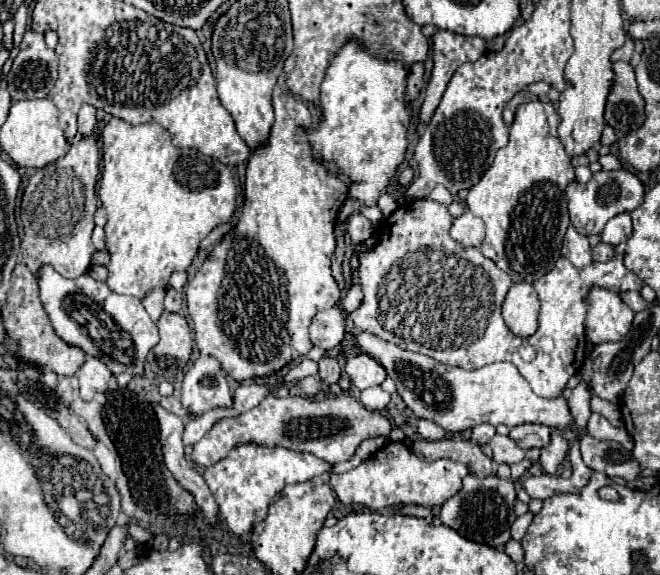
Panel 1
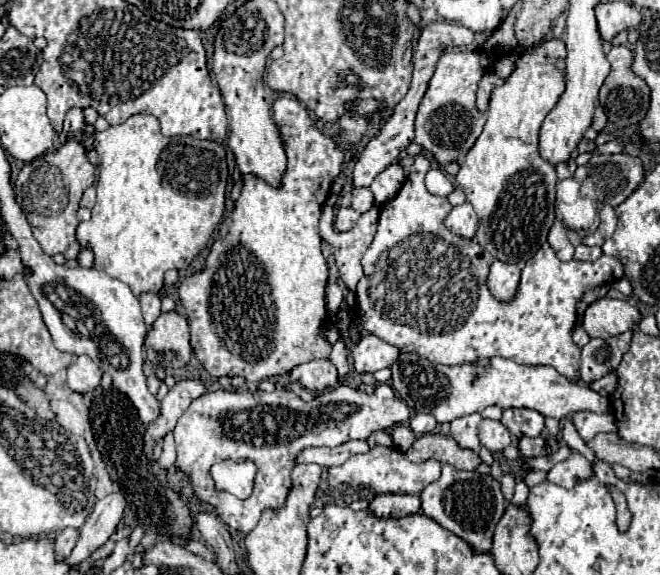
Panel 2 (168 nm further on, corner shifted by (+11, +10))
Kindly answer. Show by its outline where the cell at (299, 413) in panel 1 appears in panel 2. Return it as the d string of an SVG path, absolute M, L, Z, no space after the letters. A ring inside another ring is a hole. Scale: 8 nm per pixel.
M339 385L333 389L325 389L319 393L313 401L303 401L293 391L287 389L275 389L271 393L265 391L211 391L203 397L195 399L189 409L183 413L183 417L177 421L175 433L175 445L177 445L177 467L187 473L195 485L195 493L201 501L207 501L215 507L215 511L221 515L221 519L241 533L249 533L261 519L261 511L267 507L283 507L283 501L291 489L291 472L295 466L295 455L303 451L305 447L321 447L331 445L337 447L341 443L347 443L351 439L367 439L377 429L389 429L395 423L405 423L409 419L409 407L405 401L397 399L393 389L389 385L379 385L375 393L367 395L365 391L351 389L349 385ZM223 459L251 459L257 465L257 477L253 495L249 499L237 499L229 493L217 493L213 487L213 481L209 477L209 467Z

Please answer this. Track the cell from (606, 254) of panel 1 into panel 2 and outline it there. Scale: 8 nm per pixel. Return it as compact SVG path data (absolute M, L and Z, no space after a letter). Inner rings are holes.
M583 243L575 251L575 259L579 259L579 261L595 261L601 255L603 255L601 247L589 247L589 245L583 245Z

